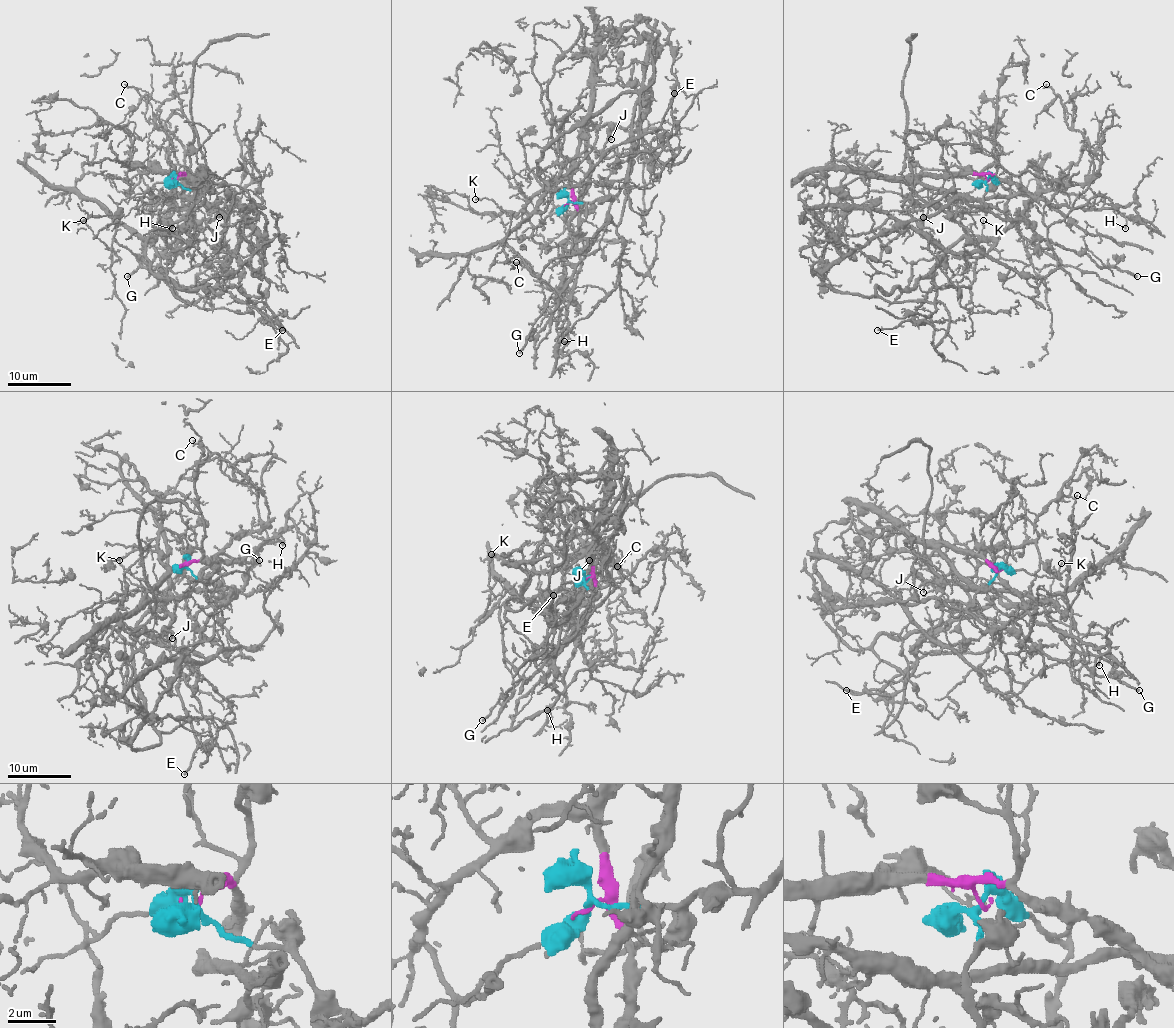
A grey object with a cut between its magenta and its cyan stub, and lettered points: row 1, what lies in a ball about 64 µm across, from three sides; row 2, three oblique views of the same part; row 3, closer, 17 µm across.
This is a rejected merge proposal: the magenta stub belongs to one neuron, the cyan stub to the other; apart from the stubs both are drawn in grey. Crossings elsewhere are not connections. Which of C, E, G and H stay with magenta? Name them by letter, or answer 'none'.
C, H

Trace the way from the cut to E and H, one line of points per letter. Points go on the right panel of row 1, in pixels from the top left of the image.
E: (986, 180), (981, 210), (958, 199), (899, 221), (823, 273), (842, 292), (920, 305), (877, 330)
H: (988, 180), (986, 174), (1021, 185), (1030, 194), (1049, 202), (1082, 208), (1116, 208), (1125, 218), (1125, 229)

